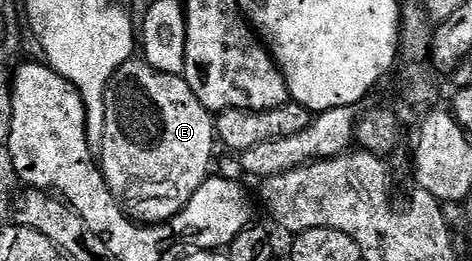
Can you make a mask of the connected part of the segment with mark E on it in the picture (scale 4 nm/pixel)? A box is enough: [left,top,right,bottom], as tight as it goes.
[101,59,217,223]

